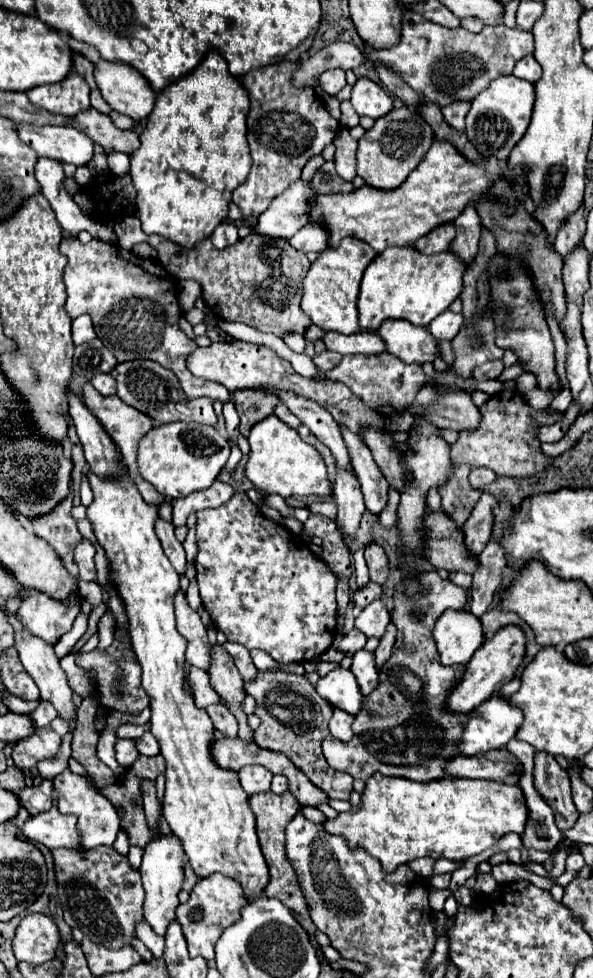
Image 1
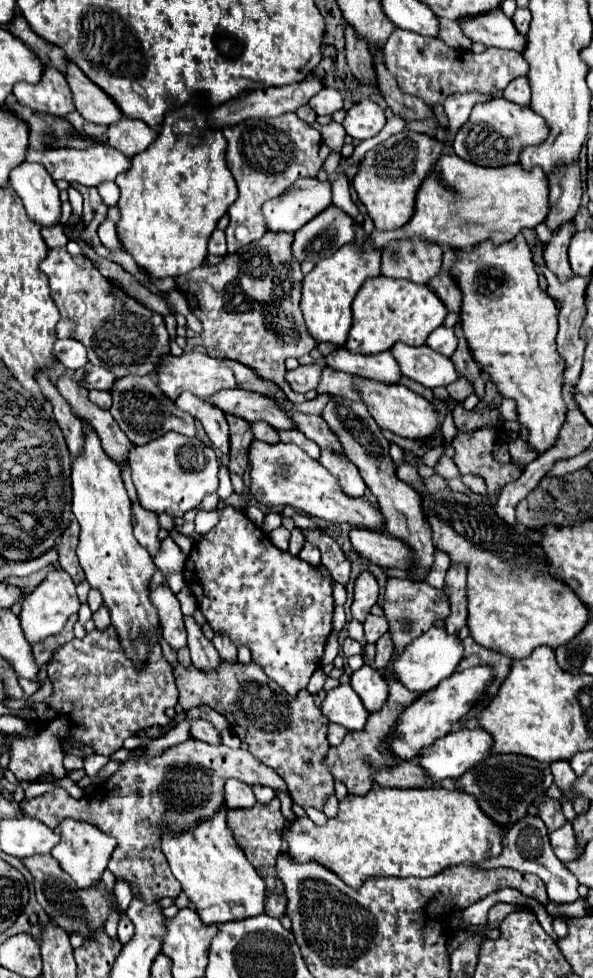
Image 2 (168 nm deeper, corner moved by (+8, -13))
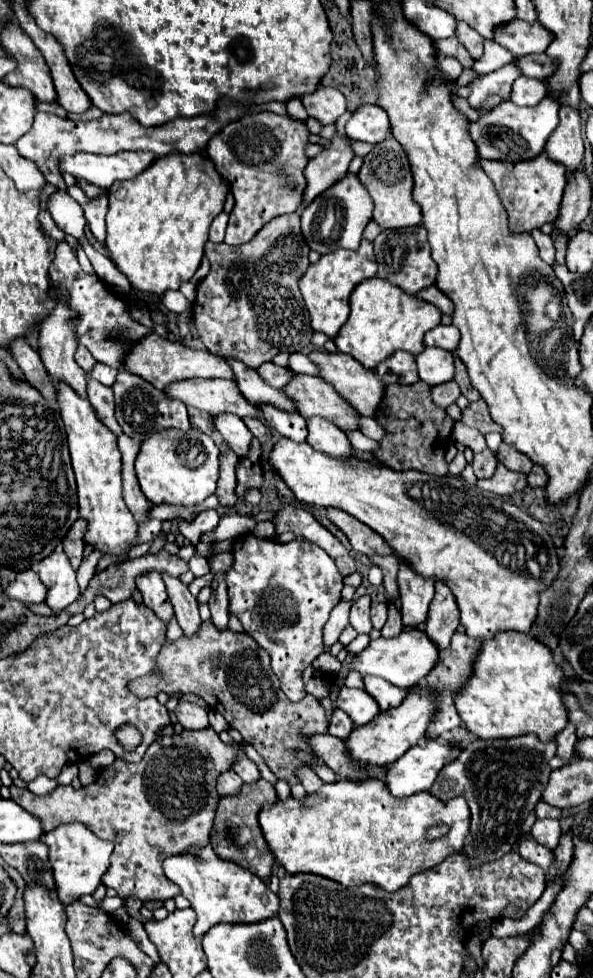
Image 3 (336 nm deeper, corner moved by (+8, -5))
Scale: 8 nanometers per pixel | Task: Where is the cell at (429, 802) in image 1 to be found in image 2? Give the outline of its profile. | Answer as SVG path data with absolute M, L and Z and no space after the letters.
M374 787L364 797L348 795L338 815L318 827L308 817L288 825L284 839L294 861L318 861L346 885L360 887L368 877L432 877L448 865L498 857L506 829L488 821L476 797L460 789Z

